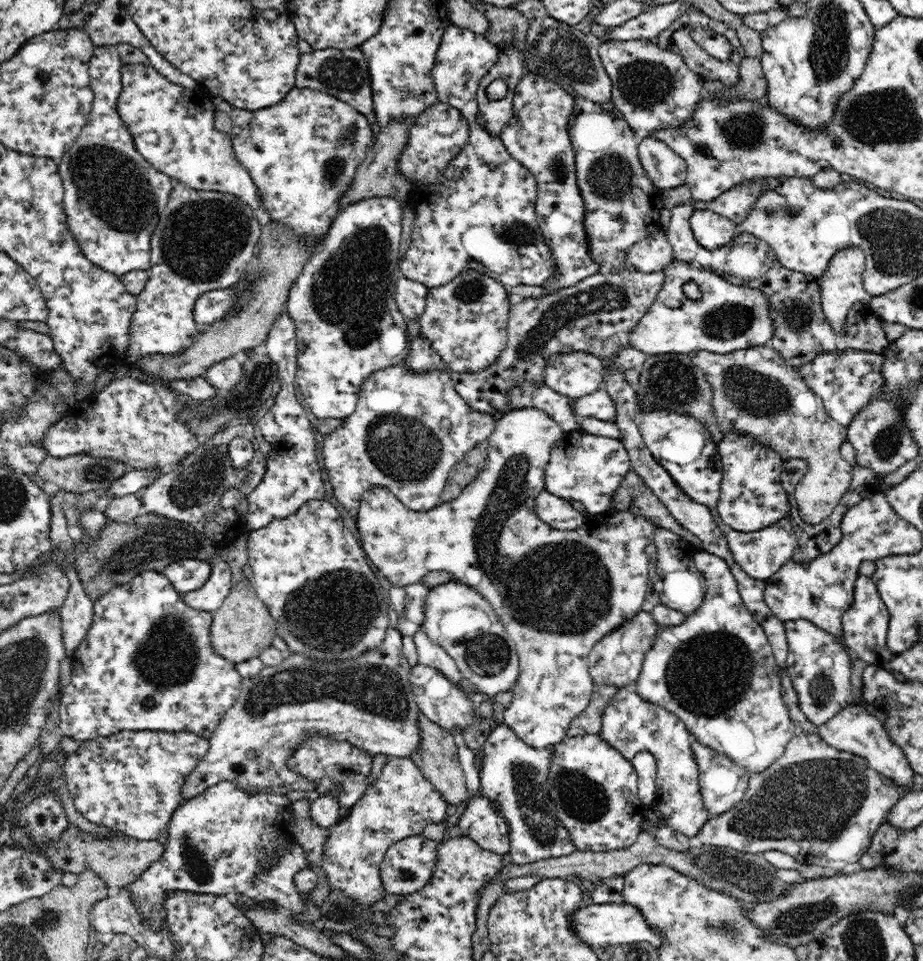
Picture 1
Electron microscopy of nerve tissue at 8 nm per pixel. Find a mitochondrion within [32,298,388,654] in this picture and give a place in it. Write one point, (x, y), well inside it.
(162, 541)

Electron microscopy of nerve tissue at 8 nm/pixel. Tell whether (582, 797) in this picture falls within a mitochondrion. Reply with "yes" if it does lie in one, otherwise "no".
yes

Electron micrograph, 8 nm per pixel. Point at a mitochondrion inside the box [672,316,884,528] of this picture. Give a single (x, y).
(758, 393)

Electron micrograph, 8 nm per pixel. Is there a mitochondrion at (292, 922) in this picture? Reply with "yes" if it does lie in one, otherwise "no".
no

